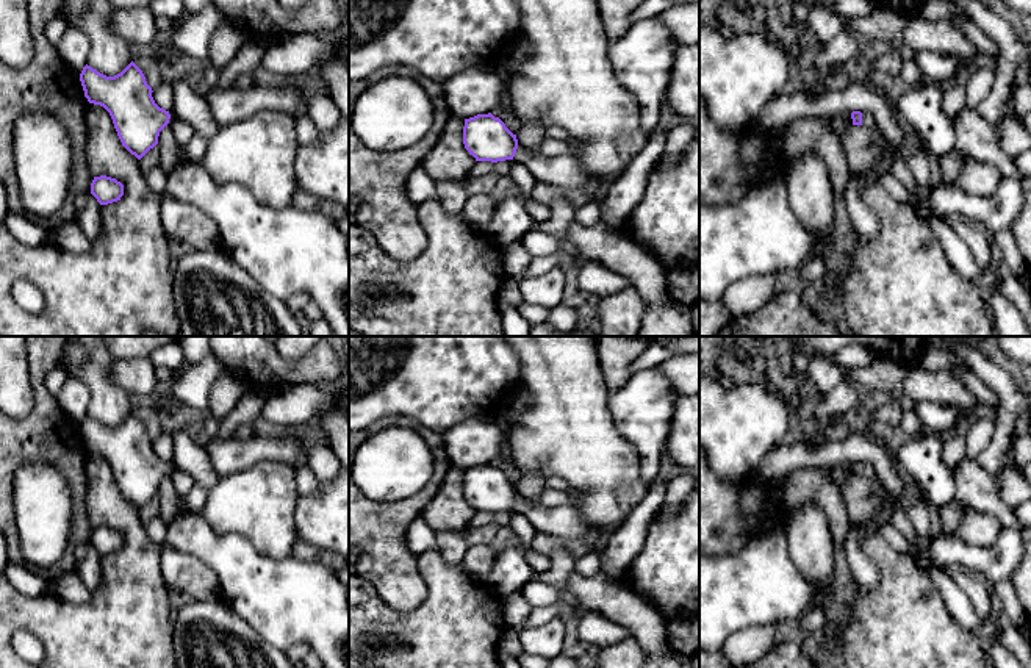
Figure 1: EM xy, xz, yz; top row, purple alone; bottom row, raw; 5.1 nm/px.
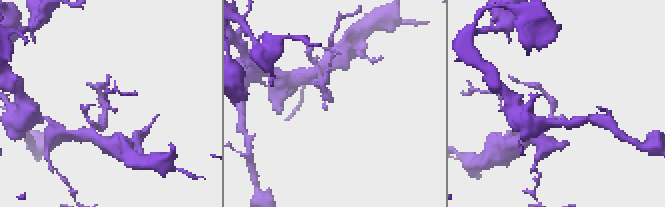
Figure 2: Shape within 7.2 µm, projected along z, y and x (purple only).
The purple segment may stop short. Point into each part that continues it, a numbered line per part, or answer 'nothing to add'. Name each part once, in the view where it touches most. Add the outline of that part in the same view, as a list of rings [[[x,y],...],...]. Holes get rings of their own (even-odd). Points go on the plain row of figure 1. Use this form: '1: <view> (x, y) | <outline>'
1: xz (565, 520) | [[[518,496],[512,512],[524,515],[538,532],[571,540],[584,540],[598,548],[602,544],[602,535],[596,527],[585,524],[582,513],[571,501],[559,507],[544,507]]]

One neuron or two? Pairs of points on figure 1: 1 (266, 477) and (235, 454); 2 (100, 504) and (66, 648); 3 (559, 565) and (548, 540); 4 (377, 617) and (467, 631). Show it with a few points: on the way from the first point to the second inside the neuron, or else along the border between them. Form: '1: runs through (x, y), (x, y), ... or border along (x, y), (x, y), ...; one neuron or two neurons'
1: border along (288, 466), (257, 460), (247, 468), (219, 477); two neurons
2: runs through (132, 535), (130, 587), (104, 614); one neuron
3: border along (549, 556), (557, 548), (563, 548), (574, 559); two neurons
4: runs through (399, 631), (445, 631); one neuron

